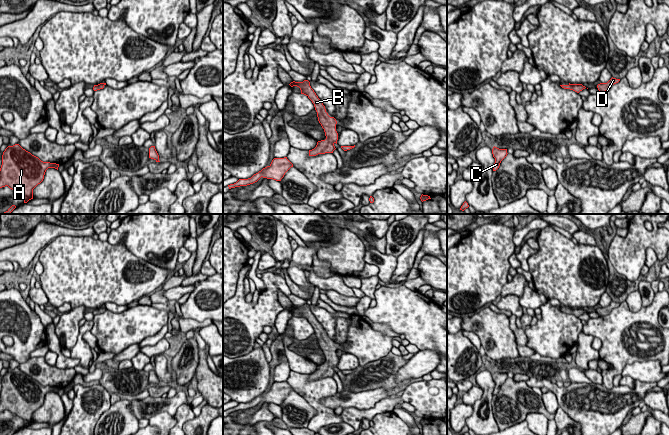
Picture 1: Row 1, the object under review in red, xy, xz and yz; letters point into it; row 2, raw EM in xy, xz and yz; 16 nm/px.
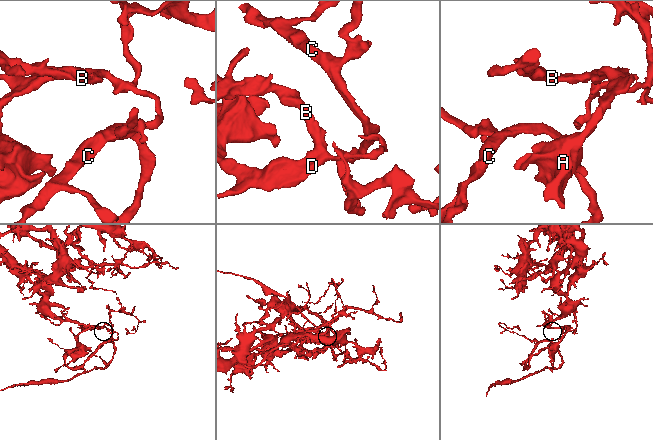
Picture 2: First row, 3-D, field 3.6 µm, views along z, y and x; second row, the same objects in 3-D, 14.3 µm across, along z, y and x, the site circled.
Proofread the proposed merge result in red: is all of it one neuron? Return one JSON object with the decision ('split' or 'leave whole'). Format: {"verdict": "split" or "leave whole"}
{"verdict": "leave whole"}

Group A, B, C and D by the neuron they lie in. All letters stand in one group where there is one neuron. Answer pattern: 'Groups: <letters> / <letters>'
Groups: A B C D

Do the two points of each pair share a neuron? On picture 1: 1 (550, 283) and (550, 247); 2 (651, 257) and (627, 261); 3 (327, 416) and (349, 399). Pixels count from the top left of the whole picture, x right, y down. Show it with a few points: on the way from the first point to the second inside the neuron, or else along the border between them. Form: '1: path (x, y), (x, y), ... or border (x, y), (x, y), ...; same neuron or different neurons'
1: path (550, 274), (550, 256); same neuron
2: border (650, 247), (646, 250), (646, 261), (644, 263); different neurons
3: border (337, 391), (331, 396), (324, 397), (320, 402); different neurons

